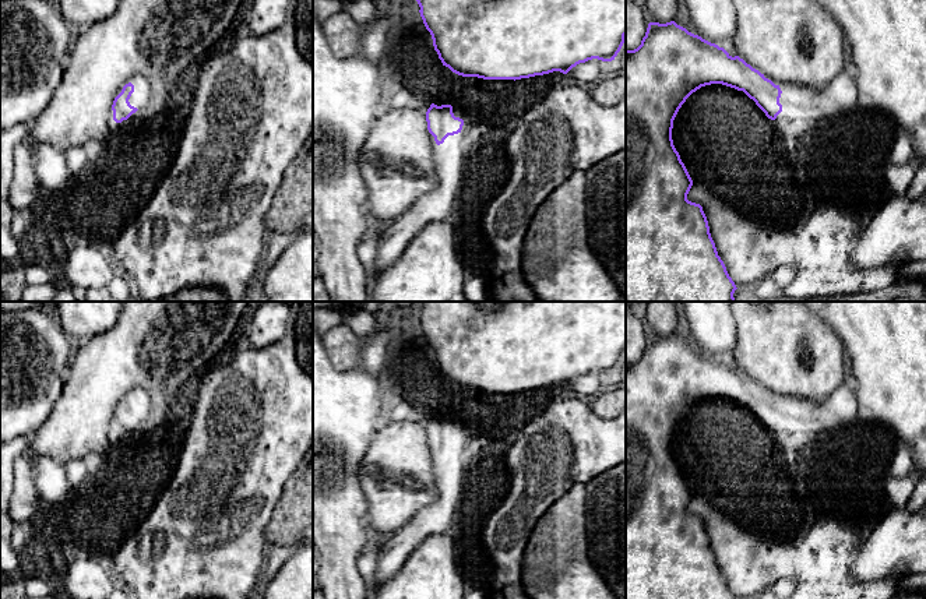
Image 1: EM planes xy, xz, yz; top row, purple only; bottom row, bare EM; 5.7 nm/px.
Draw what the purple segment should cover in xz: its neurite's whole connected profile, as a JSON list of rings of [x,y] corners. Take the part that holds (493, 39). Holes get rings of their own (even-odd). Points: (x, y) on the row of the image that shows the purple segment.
[[[416,0],[443,66],[462,77],[521,80],[553,71],[567,74],[592,59],[612,61],[626,36],[626,0]]]

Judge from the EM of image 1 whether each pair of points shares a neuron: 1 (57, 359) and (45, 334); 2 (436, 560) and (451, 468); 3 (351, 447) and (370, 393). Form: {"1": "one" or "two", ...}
{"1": "one", "2": "two", "3": "one"}

